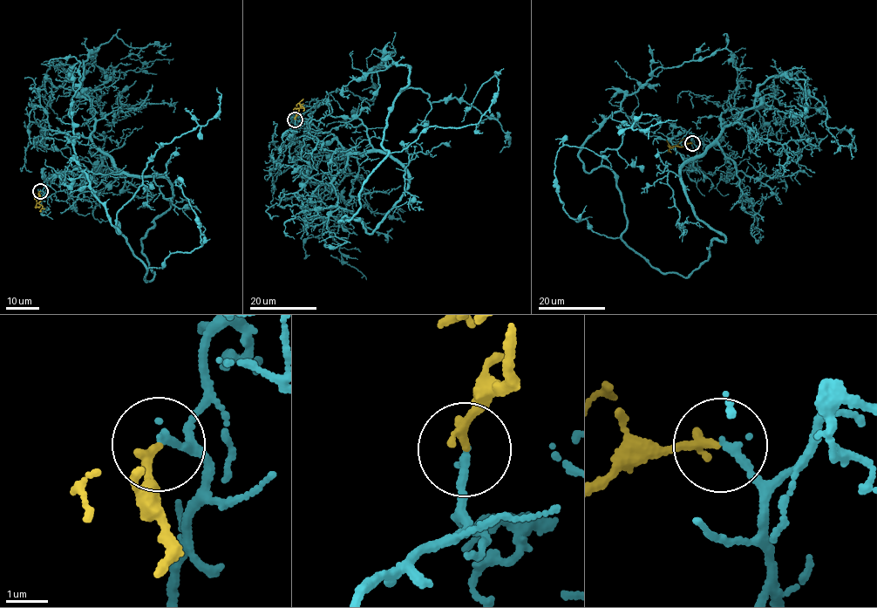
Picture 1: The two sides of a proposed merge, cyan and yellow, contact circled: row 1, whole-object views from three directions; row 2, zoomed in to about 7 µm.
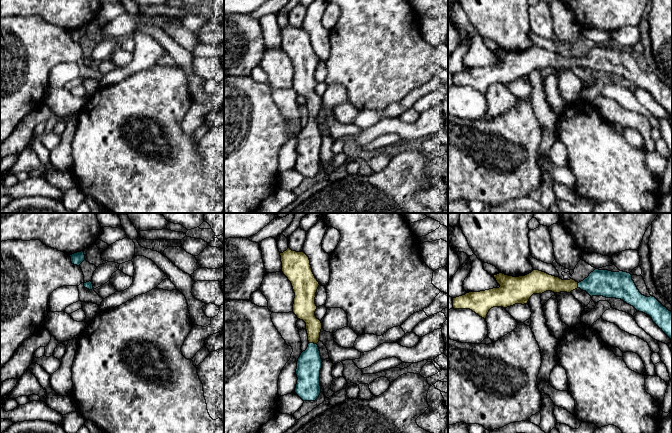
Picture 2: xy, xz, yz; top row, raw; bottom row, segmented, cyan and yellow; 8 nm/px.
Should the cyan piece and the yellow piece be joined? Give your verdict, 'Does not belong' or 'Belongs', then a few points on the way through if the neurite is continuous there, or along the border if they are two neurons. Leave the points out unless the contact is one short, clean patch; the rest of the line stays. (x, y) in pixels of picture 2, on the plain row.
Belongs. Path across: xz (309, 140), (313, 119), (313, 100), (306, 89)

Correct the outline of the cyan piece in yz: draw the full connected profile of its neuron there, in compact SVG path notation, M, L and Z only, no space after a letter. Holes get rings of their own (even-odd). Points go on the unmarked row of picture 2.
M595 45L581 58L562 56L539 46L525 52L513 53L503 49L494 51L499 64L480 68L469 68L453 74L454 85L470 85L486 94L493 83L507 84L515 80L527 80L533 70L546 67L567 68L580 64L592 72L621 75L637 87L649 91L653 98L672 117L672 88L655 73L646 73L637 65L632 51L627 48L612 48Z

